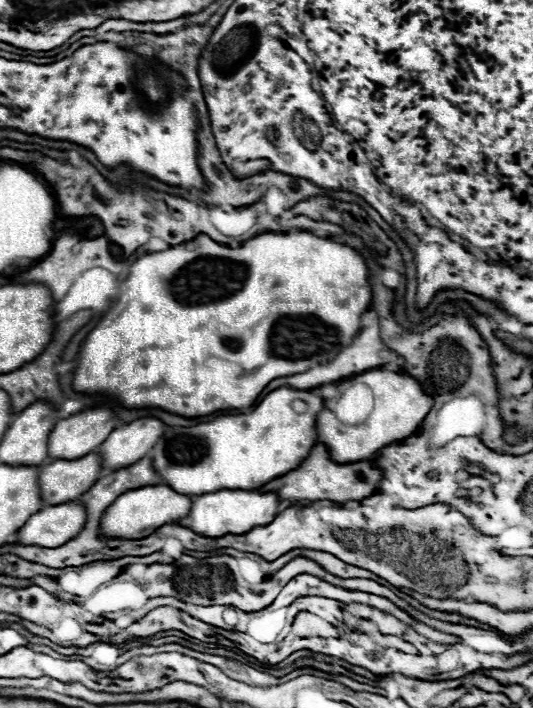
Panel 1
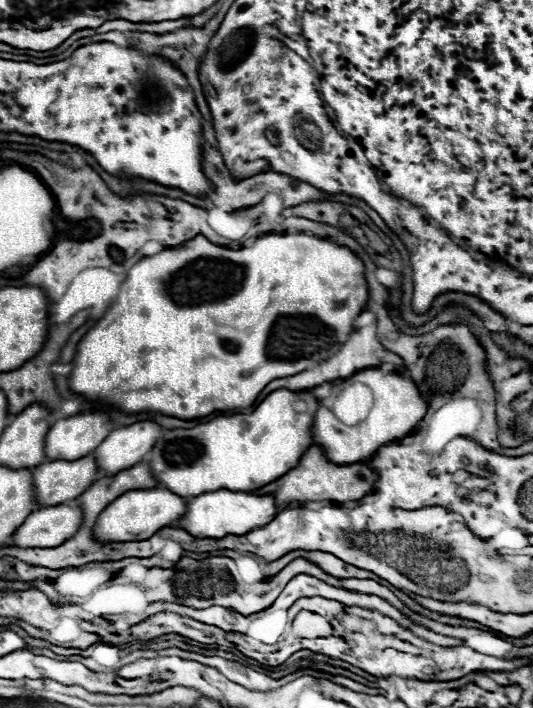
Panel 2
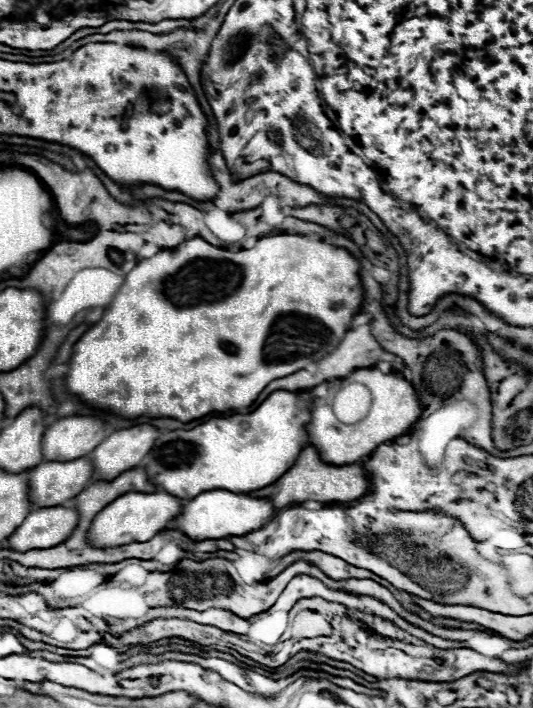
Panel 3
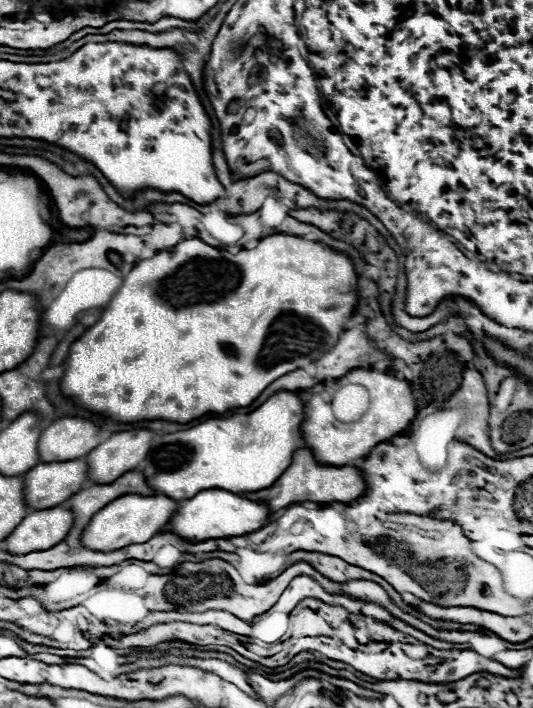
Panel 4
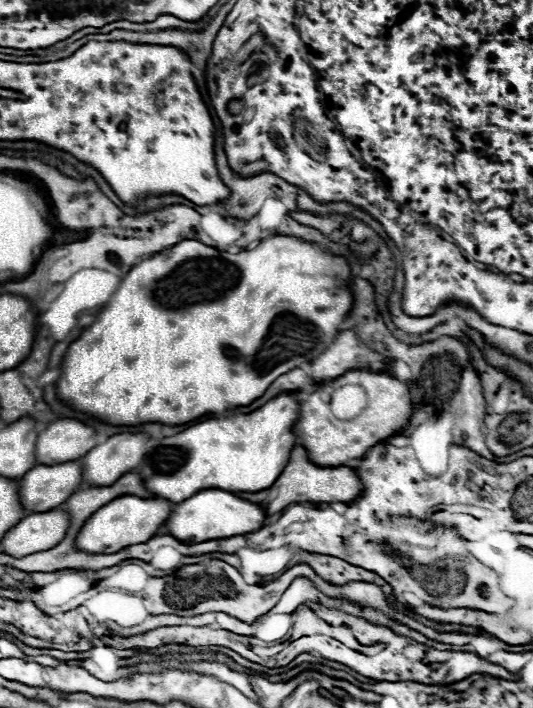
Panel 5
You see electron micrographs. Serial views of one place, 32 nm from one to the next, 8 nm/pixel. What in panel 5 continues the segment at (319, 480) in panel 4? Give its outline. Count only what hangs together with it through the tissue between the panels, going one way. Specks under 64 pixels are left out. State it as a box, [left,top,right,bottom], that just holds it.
[238,446,362,514]

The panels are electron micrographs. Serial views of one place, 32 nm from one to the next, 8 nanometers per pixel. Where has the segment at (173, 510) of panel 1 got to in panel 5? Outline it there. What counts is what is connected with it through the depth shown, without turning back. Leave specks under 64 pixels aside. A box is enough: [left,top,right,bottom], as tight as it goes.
[76,494,174,552]

